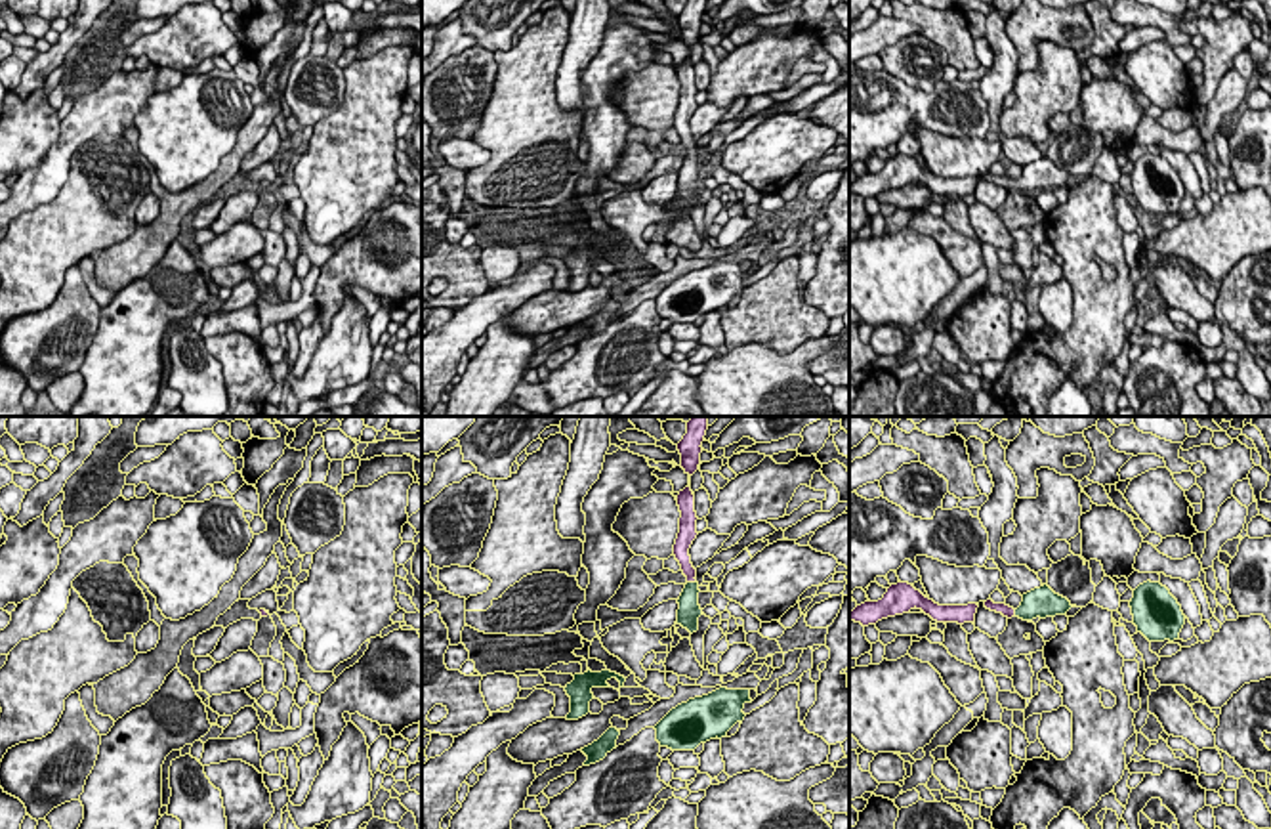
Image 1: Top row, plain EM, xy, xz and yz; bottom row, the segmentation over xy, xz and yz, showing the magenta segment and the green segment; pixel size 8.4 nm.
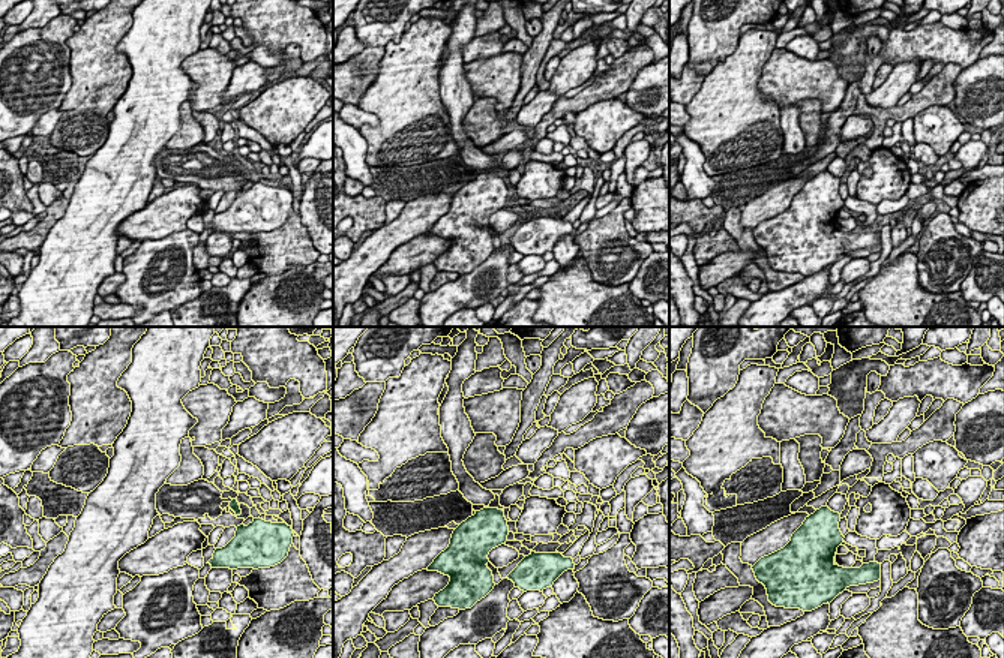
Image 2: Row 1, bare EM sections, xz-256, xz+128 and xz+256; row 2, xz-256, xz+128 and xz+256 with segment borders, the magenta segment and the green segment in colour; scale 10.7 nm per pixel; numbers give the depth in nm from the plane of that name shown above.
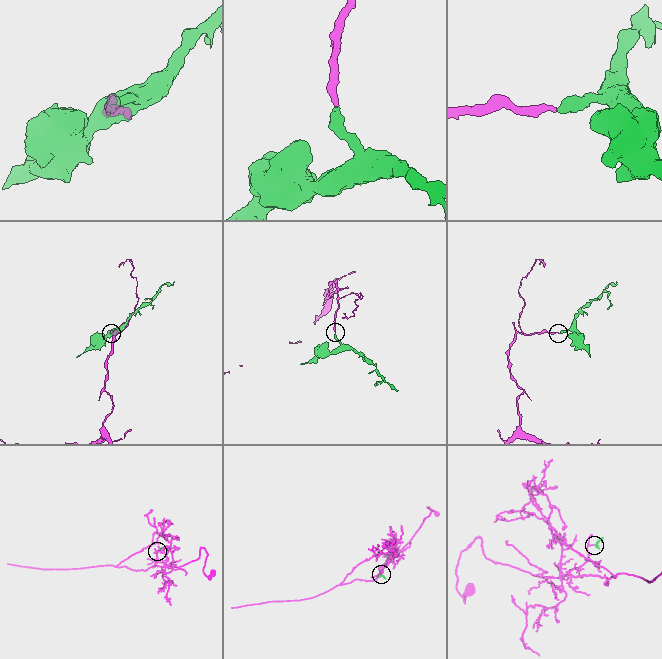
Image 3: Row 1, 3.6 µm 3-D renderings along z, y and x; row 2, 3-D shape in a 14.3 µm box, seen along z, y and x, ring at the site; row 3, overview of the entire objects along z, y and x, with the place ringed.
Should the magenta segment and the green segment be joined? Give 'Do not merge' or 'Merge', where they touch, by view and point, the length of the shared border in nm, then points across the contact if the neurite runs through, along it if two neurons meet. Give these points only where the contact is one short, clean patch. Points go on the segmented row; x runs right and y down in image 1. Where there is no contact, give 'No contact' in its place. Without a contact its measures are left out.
Merge. Touches magenta at xz (691, 581). Shared border 90 nm. Path across: xz (682, 554), (691, 581), (689, 610)

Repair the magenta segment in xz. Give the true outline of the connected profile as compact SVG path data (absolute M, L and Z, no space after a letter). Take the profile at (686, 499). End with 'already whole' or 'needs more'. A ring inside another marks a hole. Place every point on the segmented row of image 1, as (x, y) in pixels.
M685 487L677 495L677 506L681 512L679 518L679 533L674 544L674 556L681 565L683 575L687 577L687 585L677 600L677 625L687 628L691 634L698 630L698 617L702 615L702 609L698 606L698 583L697 583L697 569L691 563L689 548L693 541L697 539L697 512L695 512L695 495L691 487Z; needs more

